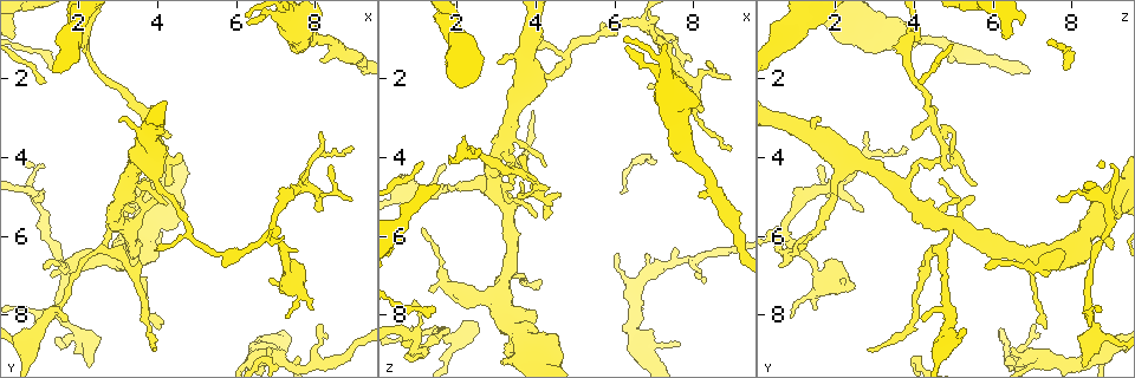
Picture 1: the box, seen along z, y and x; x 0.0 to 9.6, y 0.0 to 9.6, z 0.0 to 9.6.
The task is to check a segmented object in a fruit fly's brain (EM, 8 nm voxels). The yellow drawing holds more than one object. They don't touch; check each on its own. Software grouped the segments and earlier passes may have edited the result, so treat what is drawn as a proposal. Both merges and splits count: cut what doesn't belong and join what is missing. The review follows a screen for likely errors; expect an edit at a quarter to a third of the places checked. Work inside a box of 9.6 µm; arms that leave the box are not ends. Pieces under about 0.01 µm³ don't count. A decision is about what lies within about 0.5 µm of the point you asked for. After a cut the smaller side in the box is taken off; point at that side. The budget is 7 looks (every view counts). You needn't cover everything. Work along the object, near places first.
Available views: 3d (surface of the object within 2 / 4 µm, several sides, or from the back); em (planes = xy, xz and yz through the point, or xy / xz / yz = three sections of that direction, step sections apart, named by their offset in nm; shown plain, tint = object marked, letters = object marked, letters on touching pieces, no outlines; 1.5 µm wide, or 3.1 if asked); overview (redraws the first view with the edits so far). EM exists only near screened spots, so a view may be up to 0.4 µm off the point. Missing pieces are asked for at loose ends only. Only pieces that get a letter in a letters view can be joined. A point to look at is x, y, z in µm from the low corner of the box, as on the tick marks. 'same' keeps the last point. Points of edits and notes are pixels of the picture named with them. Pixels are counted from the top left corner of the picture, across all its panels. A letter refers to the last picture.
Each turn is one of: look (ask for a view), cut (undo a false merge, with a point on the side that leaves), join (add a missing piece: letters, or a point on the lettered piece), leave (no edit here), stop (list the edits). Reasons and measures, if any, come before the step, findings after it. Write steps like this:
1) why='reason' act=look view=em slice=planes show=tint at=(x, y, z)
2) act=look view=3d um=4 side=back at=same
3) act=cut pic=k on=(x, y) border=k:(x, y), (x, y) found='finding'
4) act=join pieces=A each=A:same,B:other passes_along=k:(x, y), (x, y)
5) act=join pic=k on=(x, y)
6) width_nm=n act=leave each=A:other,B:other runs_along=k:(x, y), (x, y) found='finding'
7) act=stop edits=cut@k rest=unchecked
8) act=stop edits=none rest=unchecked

act=look view=3d um=2 at=(1.05, 4.20, 9.05)

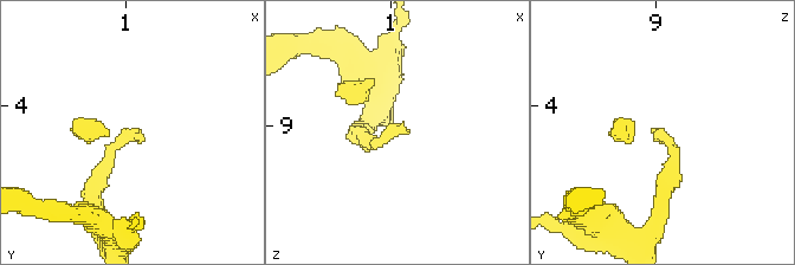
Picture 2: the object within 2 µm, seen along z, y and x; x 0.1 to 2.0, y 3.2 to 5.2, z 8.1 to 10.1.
why='need the tissue' act=look view=em slice=planes show=tint at=(1.08, 4.16, 9.02)

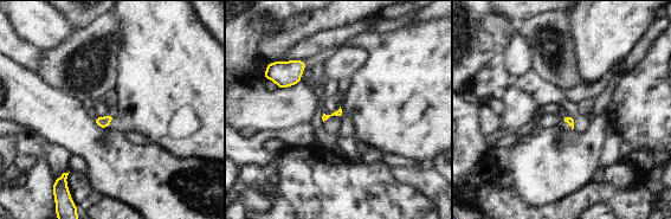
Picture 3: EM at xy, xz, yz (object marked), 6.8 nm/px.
why='what lies round it' act=look view=em slice=planes show=letters at=same

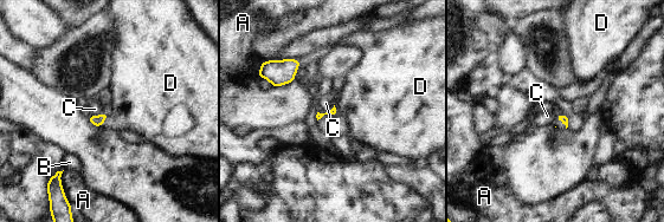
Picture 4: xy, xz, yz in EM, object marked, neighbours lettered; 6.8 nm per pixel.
longest_contact=C:130nm act=join pieces=D each=A:other,B:other,C:other,D:same found='the cell continues'

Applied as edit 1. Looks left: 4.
act=look view=overview

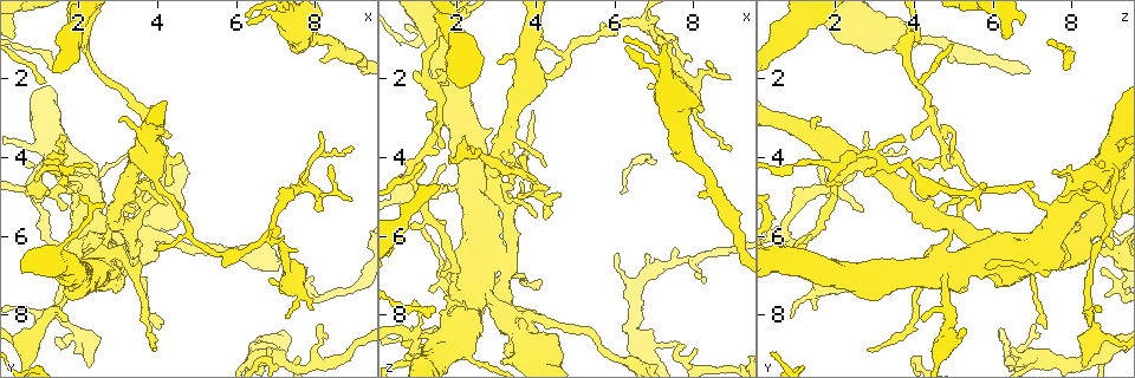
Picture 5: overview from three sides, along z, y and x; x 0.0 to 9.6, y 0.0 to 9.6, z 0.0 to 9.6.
act=look view=3d um=2 at=(4.15, 3.90, 4.95)

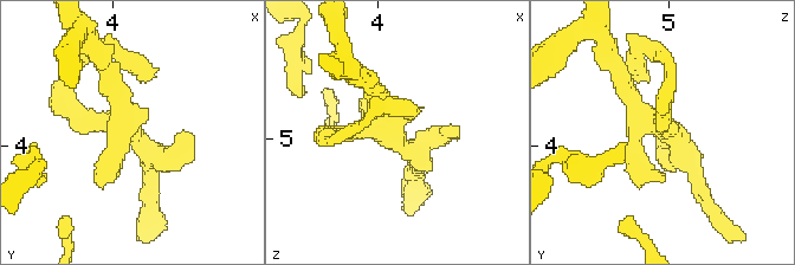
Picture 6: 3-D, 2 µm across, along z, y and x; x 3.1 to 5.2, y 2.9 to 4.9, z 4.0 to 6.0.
act=look view=em slice=planes show=plain at=(4.12, 3.86, 4.98)

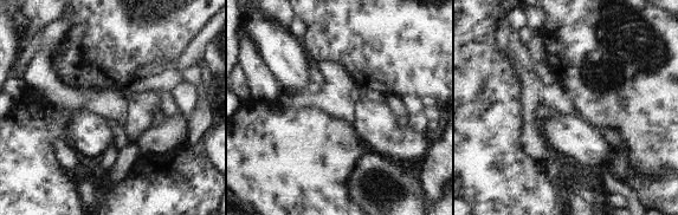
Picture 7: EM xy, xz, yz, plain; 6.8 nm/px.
act=look view=em slice=planes show=letters at=same

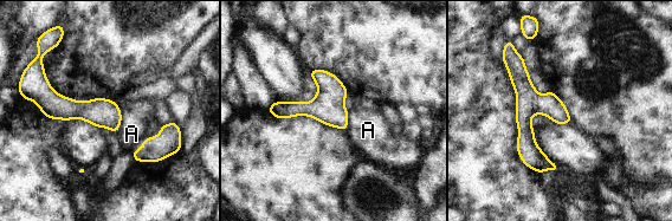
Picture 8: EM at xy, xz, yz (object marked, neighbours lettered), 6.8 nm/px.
width_nm=160 longest_contact=A:170nm act=leave each=A:other found='one cell here'

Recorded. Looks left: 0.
act=stop edits=join@4 rest=unchecked

